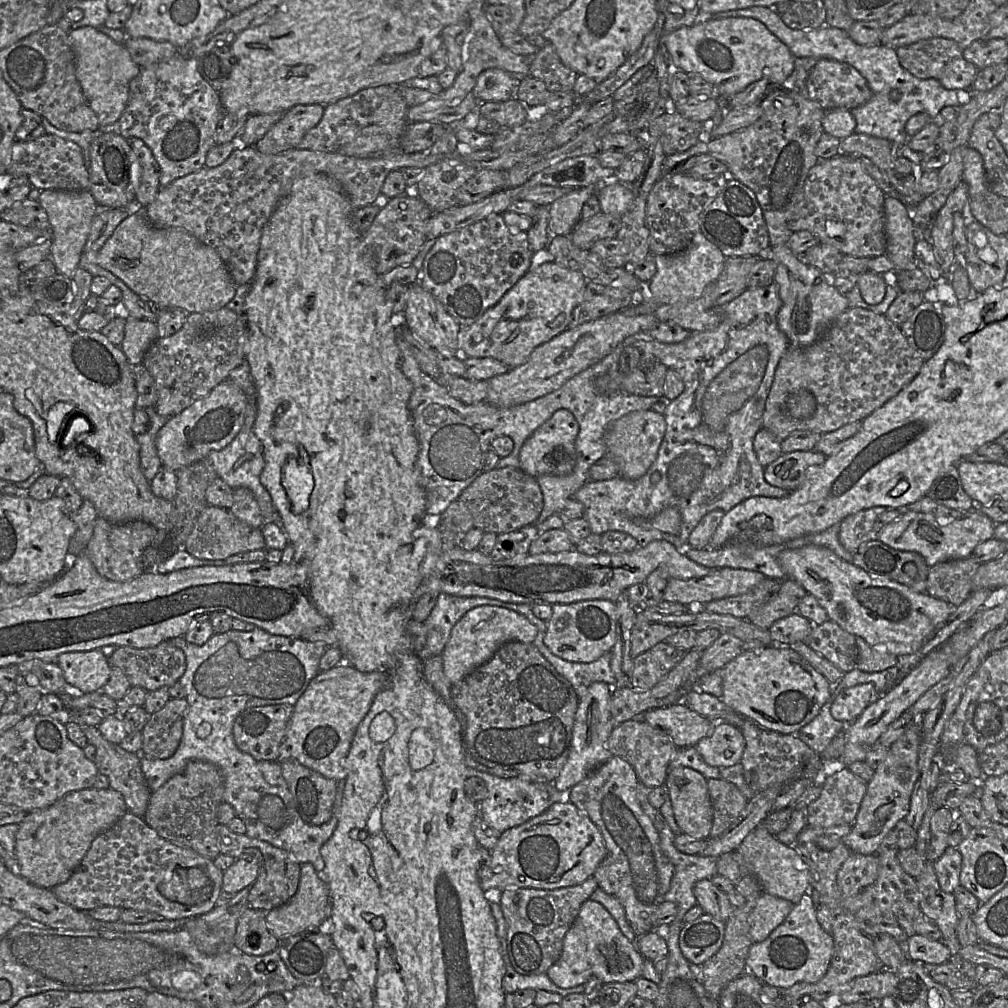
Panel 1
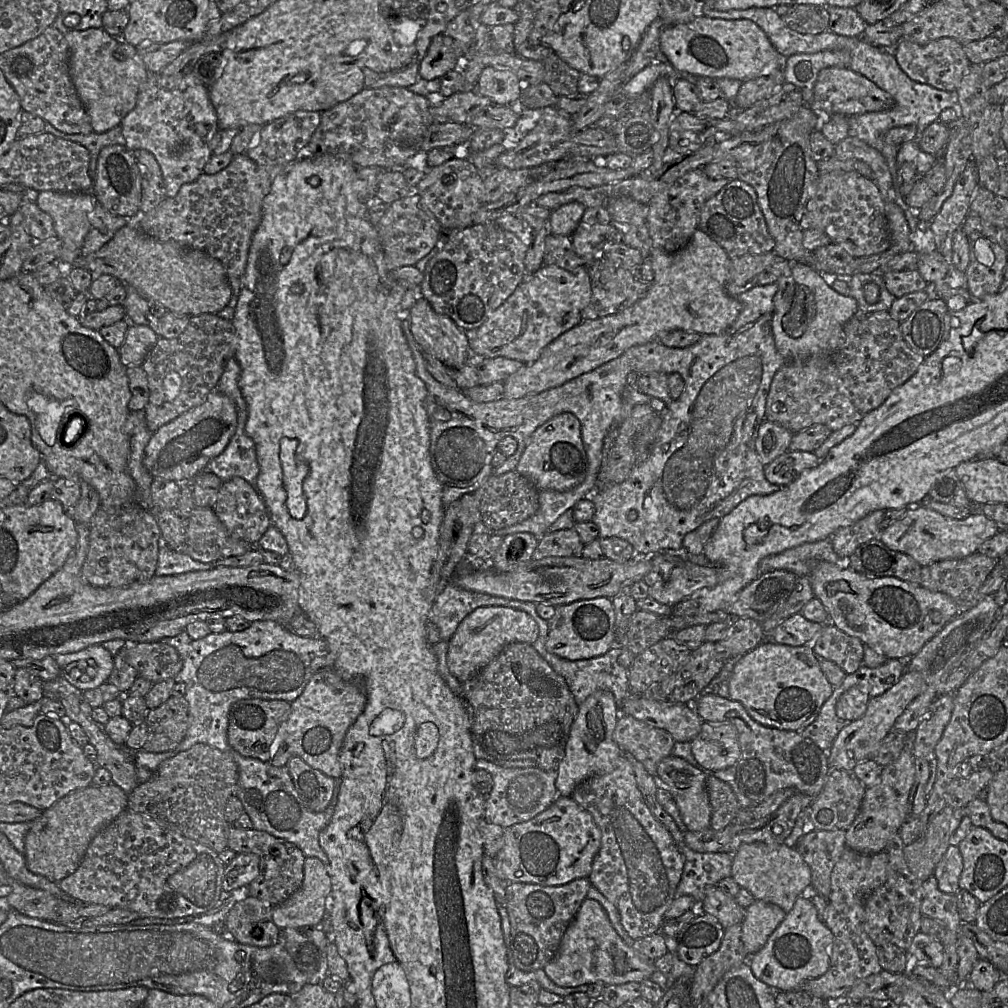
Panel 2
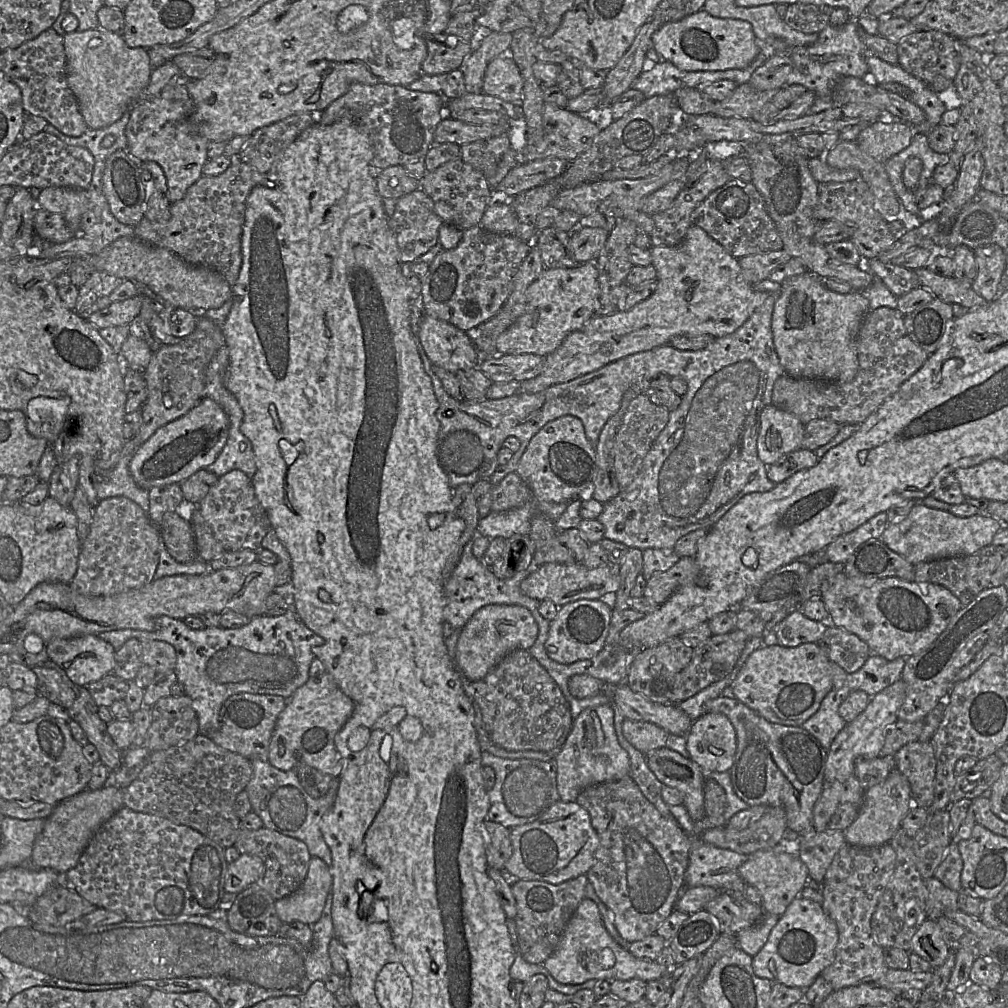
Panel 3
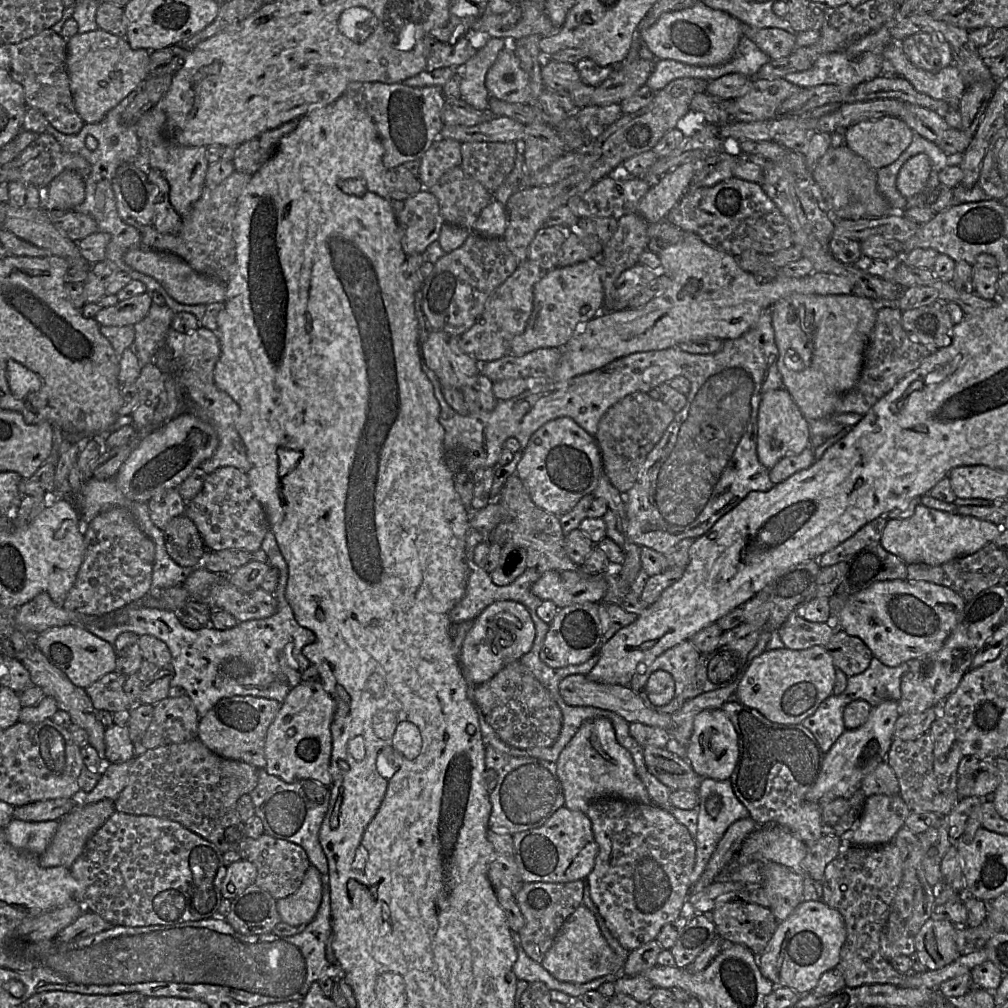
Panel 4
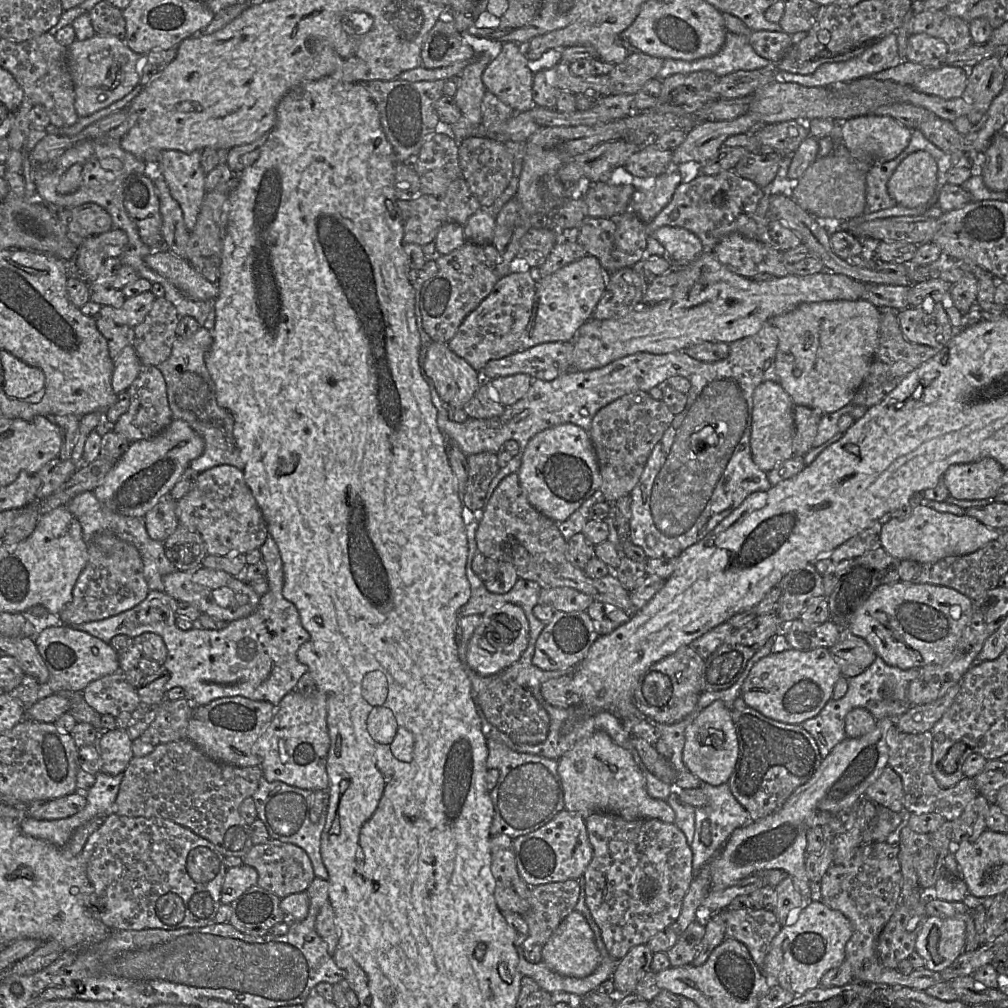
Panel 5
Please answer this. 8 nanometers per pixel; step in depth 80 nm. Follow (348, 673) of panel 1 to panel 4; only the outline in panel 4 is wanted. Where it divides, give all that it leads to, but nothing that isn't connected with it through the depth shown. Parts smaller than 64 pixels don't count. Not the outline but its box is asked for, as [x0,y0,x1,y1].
[265,680,336,787]

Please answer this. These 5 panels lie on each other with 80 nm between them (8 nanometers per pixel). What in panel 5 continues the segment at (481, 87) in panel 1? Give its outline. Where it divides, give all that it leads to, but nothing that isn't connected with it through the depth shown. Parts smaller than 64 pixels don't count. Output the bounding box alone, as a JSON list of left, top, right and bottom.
[482,42,535,112]

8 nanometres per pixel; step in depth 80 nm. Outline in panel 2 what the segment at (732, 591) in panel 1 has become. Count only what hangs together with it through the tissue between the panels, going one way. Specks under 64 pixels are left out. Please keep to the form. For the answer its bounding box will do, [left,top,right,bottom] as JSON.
[648,558,720,607]

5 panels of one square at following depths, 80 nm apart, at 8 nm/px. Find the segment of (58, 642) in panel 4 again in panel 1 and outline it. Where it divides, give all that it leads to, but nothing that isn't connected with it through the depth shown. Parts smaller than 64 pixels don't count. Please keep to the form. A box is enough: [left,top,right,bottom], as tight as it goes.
[56,649,111,693]

